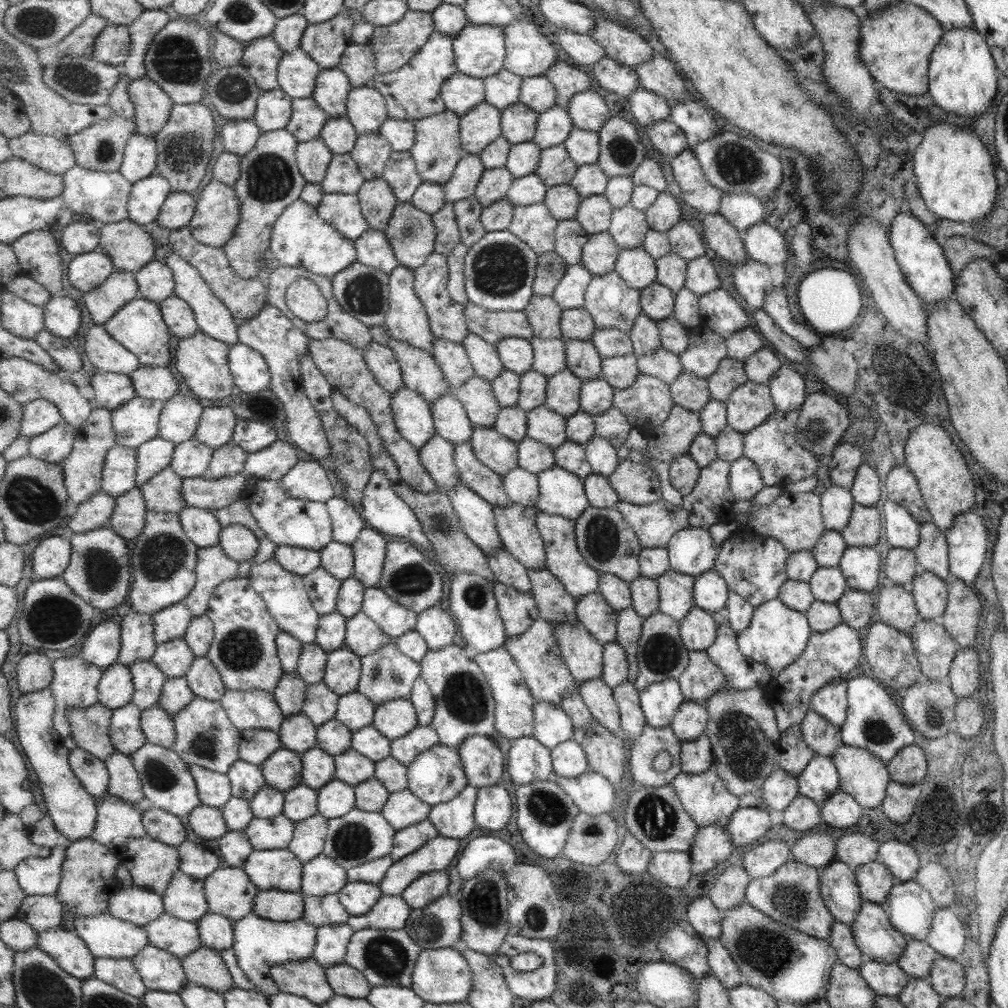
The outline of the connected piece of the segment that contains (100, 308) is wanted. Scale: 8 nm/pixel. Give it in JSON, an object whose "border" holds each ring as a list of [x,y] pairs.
{"border":[[[116,270],[99,288],[85,294],[86,308],[91,318],[99,325],[104,325],[111,320],[128,302],[140,296],[140,285],[134,273]]]}

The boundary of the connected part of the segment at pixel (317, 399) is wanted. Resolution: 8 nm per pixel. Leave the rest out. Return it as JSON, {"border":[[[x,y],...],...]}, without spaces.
{"border":[[[305,355],[301,363],[304,377],[304,389],[316,409],[322,413],[334,409],[332,394],[334,386],[327,380],[324,372],[315,364],[312,355]]]}

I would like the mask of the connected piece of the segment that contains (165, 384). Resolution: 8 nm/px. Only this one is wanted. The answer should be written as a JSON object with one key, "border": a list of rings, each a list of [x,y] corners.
{"border":[[[141,365],[130,374],[137,396],[168,401],[179,392],[179,384],[167,367]]]}

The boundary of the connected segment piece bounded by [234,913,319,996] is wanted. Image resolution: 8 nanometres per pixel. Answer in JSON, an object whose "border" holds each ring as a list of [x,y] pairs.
{"border":[[[254,913],[245,919],[235,922],[234,949],[241,970],[263,995],[271,996],[279,993],[277,984],[269,976],[269,970],[283,964],[308,959],[314,956],[319,938],[319,930],[304,919],[295,921],[273,921]]]}

